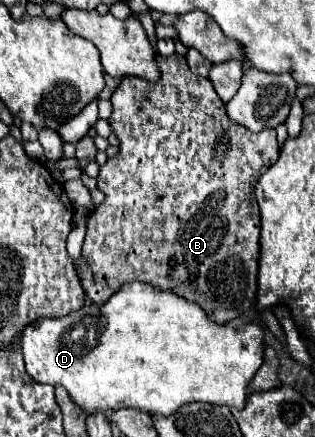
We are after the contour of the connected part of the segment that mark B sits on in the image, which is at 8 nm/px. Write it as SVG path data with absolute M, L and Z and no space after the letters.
M173 54L167 58L157 56L157 64L161 68L161 80L159 82L145 82L145 80L139 80L135 76L127 76L121 80L121 84L117 86L117 90L111 96L113 116L109 122L113 126L113 132L121 140L121 144L119 144L119 154L115 158L109 158L101 166L101 172L97 176L99 190L105 192L105 200L97 208L97 212L93 212L87 220L87 236L85 236L85 244L83 244L83 256L81 256L81 260L75 262L77 274L79 274L79 280L81 280L85 294L95 304L107 302L109 296L115 294L123 284L133 282L133 280L141 280L141 282L149 282L149 284L163 288L163 290L173 290L175 294L179 294L191 302L201 304L203 310L207 310L207 314L215 322L225 324L225 322L231 322L233 318L241 316L243 312L253 310L257 304L261 220L259 220L259 208L257 208L257 200L253 194L253 186L255 186L257 178L271 164L275 164L275 160L279 158L277 134L275 134L275 130L263 130L263 132L255 134L255 132L247 132L247 128L243 128L239 124L231 124L231 120L227 120L225 104L223 104L223 100L219 100L211 80L203 78L203 76L195 76L187 66L185 56L179 56L179 54Z

